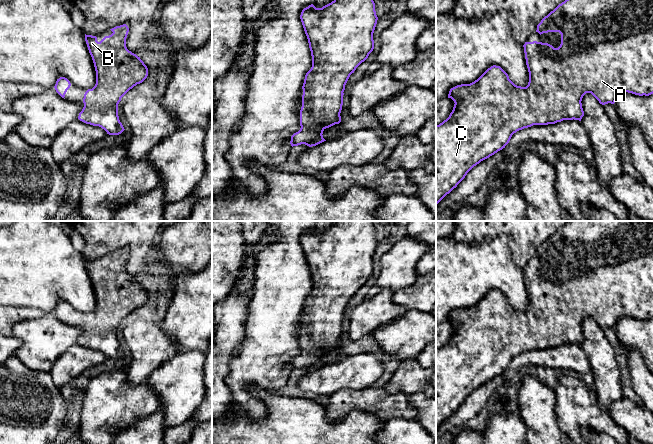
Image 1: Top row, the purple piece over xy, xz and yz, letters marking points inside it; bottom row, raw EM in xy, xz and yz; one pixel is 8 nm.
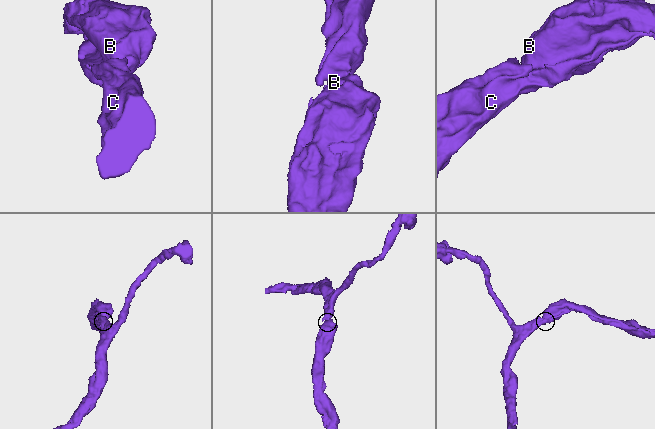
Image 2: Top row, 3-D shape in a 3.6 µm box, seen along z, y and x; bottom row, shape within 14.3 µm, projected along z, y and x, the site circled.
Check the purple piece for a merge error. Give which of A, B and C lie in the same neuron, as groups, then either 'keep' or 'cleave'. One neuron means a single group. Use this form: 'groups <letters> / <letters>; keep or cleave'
groups A B C; keep

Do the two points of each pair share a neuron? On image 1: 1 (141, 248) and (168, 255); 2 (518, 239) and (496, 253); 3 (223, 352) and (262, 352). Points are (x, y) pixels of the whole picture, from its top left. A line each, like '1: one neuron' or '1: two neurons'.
1: two neurons
2: two neurons
3: two neurons

